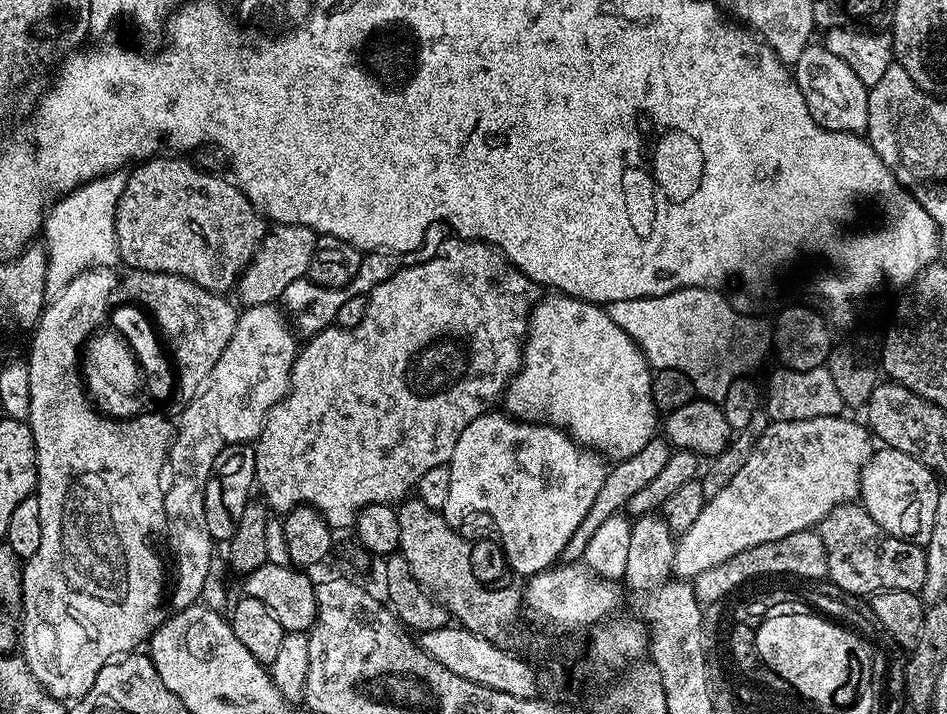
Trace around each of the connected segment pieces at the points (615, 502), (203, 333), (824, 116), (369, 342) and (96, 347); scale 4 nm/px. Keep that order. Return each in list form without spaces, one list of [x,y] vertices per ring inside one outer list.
[[[655,436],[652,437],[646,446],[638,450],[638,453],[632,455],[630,458],[617,461],[607,471],[604,482],[602,482],[600,490],[598,490],[590,509],[588,509],[588,513],[584,516],[584,520],[578,524],[578,528],[570,536],[570,540],[566,542],[561,553],[561,561],[563,563],[577,563],[581,561],[584,557],[584,552],[588,549],[591,538],[597,532],[598,528],[602,526],[602,522],[617,515],[619,510],[627,505],[628,500],[638,490],[642,490],[666,466],[671,453],[672,448],[668,440],[662,436]]]
[[[132,270],[127,274],[122,280],[122,292],[132,304],[146,310],[162,333],[174,365],[178,396],[184,402],[192,400],[208,383],[218,358],[222,358],[222,350],[226,350],[226,342],[230,342],[230,334],[234,334],[237,305],[232,305],[227,295],[206,290],[184,276],[150,270]]]
[[[812,42],[806,50],[802,50],[802,58],[798,58],[794,65],[794,75],[798,90],[802,90],[802,98],[806,98],[806,106],[818,126],[857,134],[867,129],[869,85],[864,84],[862,78],[858,78],[858,74],[842,62],[842,58],[830,54],[823,43]]]
[[[449,238],[444,241],[436,256],[421,259],[421,264],[409,263],[382,281],[379,286],[367,294],[366,318],[353,328],[331,326],[313,335],[308,345],[296,353],[292,367],[292,383],[288,393],[270,410],[264,428],[254,441],[256,449],[256,483],[261,492],[263,503],[273,513],[283,514],[300,504],[309,504],[326,518],[333,530],[351,529],[358,514],[368,504],[392,504],[405,499],[415,489],[416,484],[434,466],[447,464],[458,446],[458,434],[466,430],[474,418],[484,415],[501,399],[508,383],[516,377],[520,361],[524,359],[524,341],[528,335],[528,317],[532,306],[538,299],[537,285],[528,279],[510,263],[498,249],[482,240],[465,240]]]
[[[113,330],[103,332],[95,333],[85,343],[82,352],[85,387],[99,411],[113,419],[128,419],[139,415],[146,406],[145,397],[142,395],[144,385],[140,365],[125,339]]]

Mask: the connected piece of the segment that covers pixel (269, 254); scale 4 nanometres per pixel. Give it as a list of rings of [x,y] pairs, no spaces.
[[[276,224],[269,227],[264,233],[264,241],[258,246],[255,256],[246,271],[240,275],[234,289],[235,295],[240,295],[239,303],[244,308],[276,304],[292,282],[307,277],[317,239],[317,233],[301,224]]]

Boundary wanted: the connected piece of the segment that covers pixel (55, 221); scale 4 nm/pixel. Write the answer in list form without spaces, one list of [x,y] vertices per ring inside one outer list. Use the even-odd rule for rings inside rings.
[[[123,171],[110,172],[88,184],[81,184],[47,209],[42,229],[45,241],[42,244],[48,254],[46,290],[49,297],[66,290],[66,286],[86,270],[115,269],[121,263],[116,237],[116,207],[118,198],[122,198],[125,179]]]

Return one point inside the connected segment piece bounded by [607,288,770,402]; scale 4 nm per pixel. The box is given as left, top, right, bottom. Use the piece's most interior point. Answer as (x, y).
(700, 331)

